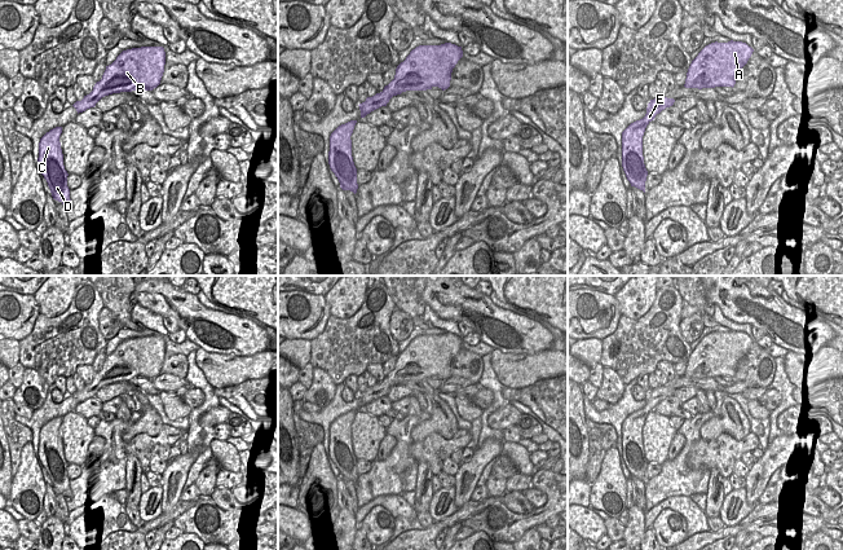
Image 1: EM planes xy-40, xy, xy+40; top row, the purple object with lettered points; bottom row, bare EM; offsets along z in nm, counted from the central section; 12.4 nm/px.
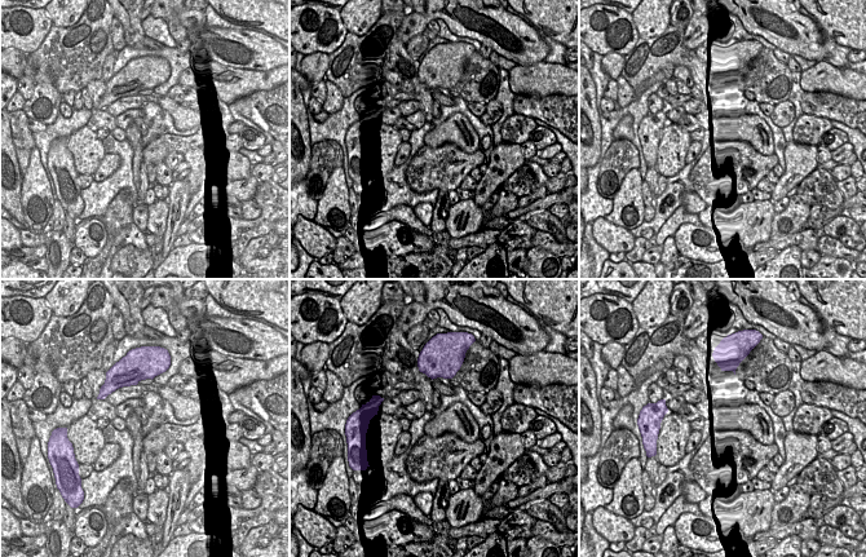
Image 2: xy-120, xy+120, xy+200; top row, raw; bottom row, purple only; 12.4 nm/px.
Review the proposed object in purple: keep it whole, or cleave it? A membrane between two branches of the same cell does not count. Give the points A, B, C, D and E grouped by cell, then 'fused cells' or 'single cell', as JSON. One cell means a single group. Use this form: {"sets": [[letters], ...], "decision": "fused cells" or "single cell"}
{"sets": [["A", "B", "C", "D", "E"]], "decision": "single cell"}

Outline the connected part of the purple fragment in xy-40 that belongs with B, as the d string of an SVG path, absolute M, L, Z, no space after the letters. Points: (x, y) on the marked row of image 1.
M141 47L123 50L106 66L93 91L72 106L78 114L94 107L105 96L120 92L153 91L160 84L165 65L163 47Z

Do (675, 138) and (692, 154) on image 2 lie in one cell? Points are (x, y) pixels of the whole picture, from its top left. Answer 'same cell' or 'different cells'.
different cells

